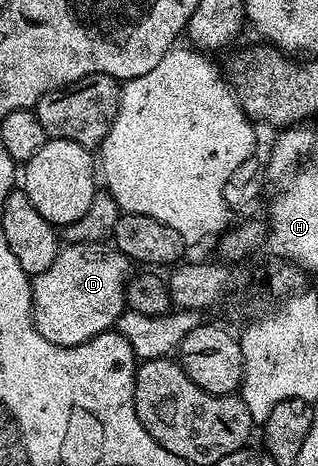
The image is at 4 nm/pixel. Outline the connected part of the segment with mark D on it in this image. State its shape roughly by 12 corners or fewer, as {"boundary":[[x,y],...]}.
{"boundary":[[64,244],[31,282],[35,330],[84,345],[125,312],[131,260]]}

